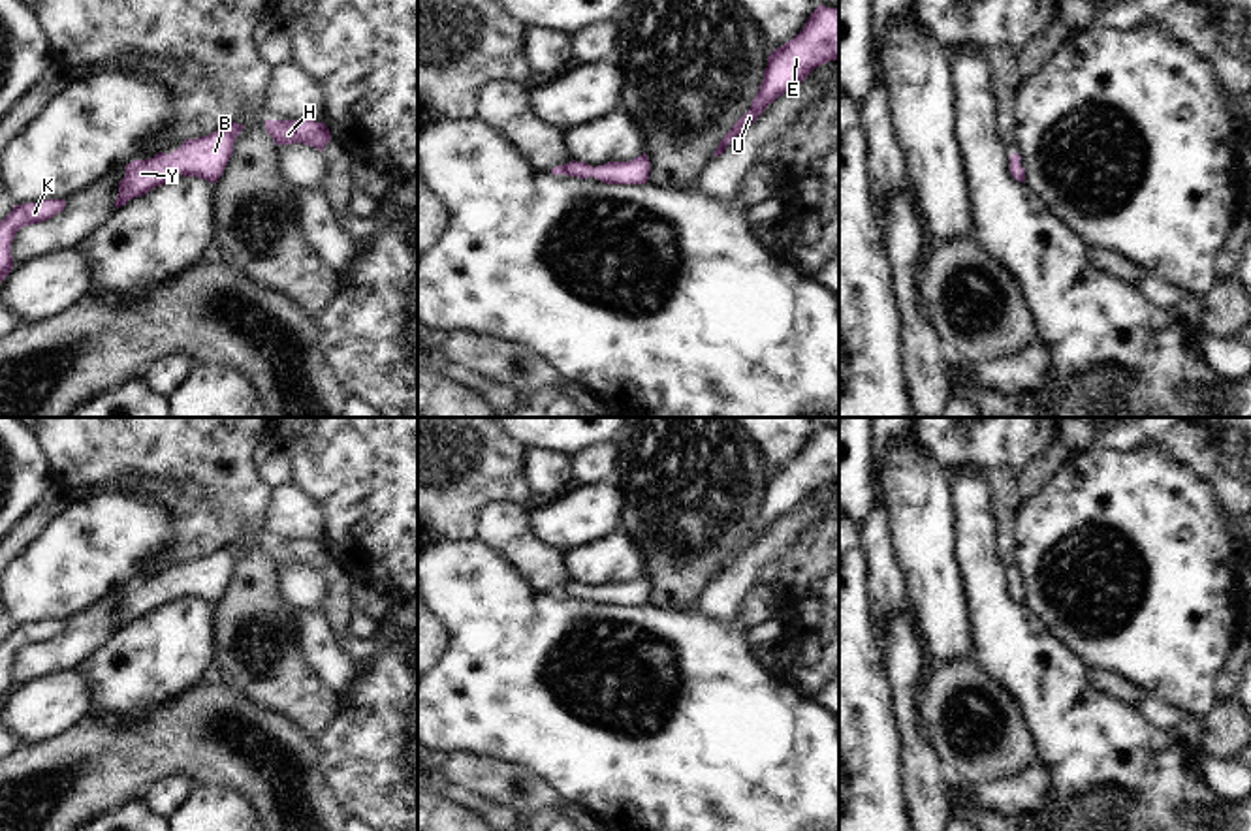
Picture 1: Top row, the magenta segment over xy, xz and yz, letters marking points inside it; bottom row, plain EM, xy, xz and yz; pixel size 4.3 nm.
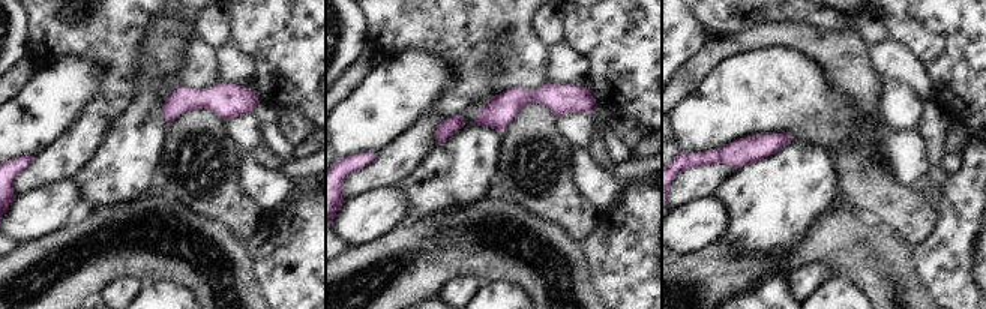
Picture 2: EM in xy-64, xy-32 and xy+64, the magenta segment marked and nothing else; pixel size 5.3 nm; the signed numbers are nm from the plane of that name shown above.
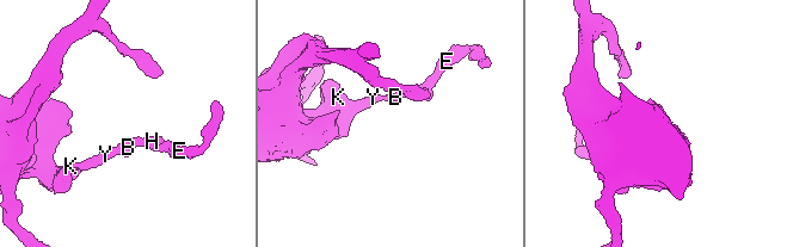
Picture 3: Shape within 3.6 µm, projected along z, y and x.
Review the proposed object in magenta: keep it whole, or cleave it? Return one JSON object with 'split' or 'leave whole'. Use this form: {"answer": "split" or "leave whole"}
{"answer": "leave whole"}

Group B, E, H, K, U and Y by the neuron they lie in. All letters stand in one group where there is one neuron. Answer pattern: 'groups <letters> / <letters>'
groups B E H K U Y

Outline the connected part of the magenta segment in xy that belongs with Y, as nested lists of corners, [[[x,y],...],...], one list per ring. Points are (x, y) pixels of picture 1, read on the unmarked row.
[[[230,543],[209,557],[186,560],[171,575],[158,573],[154,579],[130,583],[124,600],[119,604],[115,628],[119,630],[130,620],[145,617],[171,602],[177,594],[199,598],[214,605],[224,594],[243,549],[243,545]]]

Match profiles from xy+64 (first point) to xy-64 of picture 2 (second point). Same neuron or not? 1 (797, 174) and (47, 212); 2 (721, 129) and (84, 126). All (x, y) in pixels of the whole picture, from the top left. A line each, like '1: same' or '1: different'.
1: different
2: different

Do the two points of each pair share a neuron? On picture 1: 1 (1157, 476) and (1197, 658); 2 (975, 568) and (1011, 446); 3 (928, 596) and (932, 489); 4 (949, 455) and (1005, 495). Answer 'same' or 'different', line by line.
1: same
2: different
3: same
4: same

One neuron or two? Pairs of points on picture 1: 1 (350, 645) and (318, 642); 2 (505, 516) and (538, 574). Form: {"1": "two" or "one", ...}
{"1": "two", "2": "one"}

